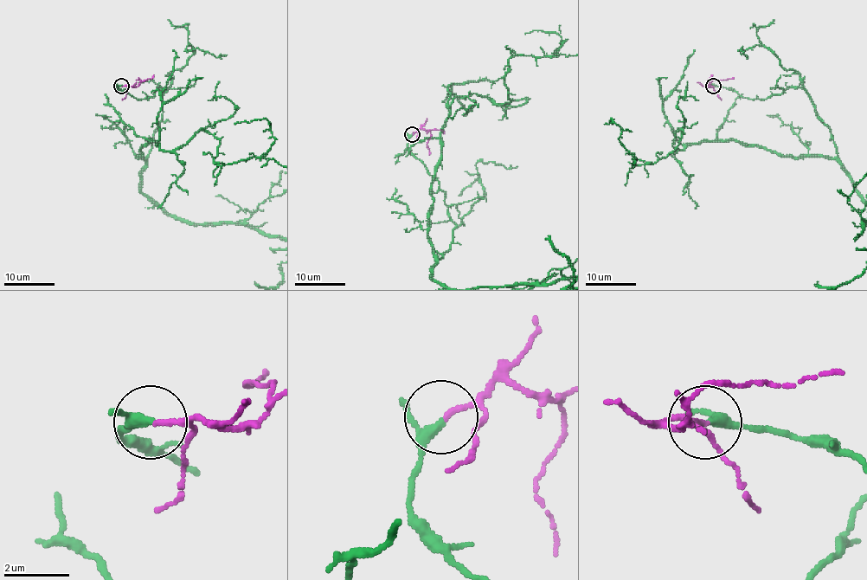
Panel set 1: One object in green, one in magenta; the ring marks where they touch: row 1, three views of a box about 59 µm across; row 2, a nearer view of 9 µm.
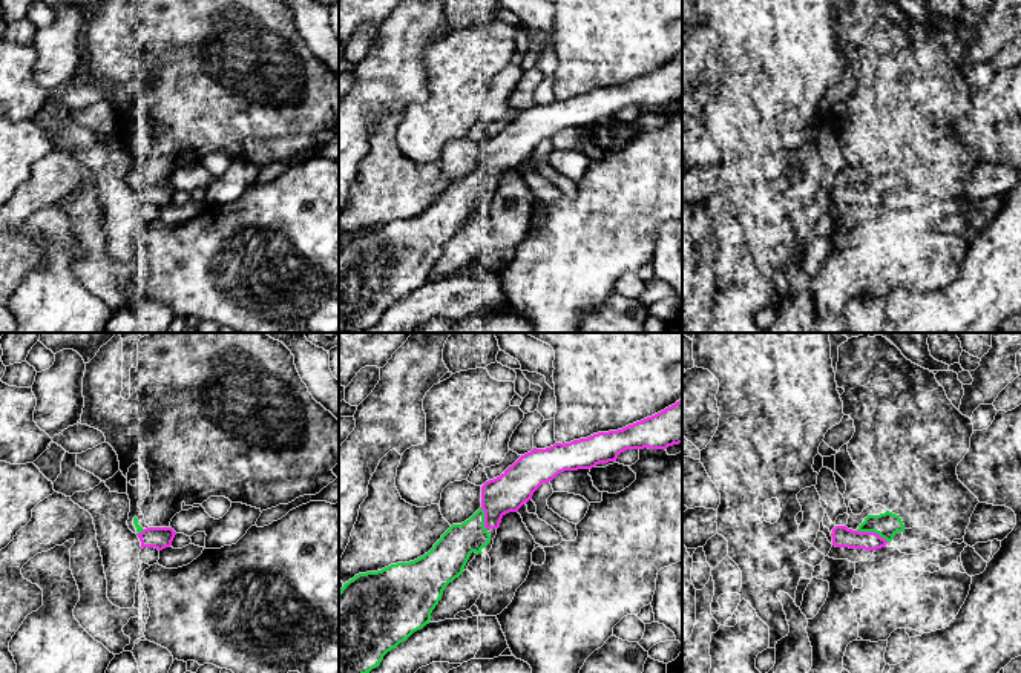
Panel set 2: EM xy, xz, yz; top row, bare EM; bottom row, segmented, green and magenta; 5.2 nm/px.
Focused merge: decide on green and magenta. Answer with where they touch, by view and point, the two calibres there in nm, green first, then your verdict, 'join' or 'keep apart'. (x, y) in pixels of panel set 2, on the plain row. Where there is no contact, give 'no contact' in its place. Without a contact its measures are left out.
yz (873, 187) | 130/110 nm | join

